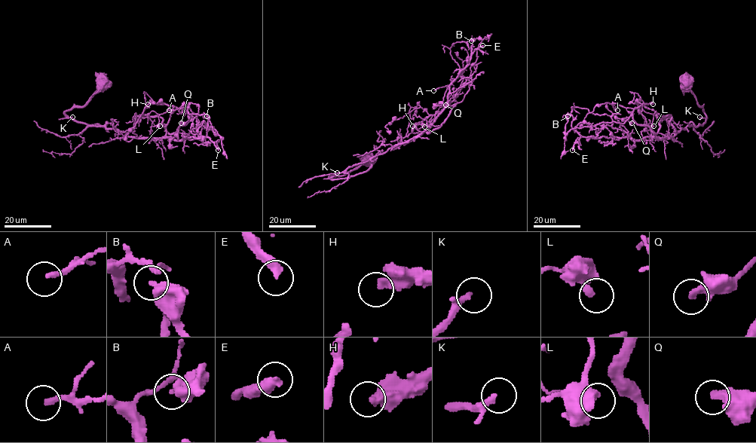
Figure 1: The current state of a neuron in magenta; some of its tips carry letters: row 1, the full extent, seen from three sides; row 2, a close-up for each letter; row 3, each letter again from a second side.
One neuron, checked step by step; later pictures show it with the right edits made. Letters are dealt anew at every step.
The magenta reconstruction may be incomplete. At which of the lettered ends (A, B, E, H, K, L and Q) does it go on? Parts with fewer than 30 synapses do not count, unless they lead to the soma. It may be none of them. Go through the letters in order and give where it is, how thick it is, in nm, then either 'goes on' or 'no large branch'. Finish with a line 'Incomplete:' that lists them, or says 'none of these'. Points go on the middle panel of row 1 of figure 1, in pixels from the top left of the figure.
A: at (433, 90); 200 nm thick; no large branch
B: at (471, 41); 360 nm thick; no large branch
E: at (482, 45); 340 nm thick; no large branch
H: at (412, 126); 420 nm thick; goes on
K: at (337, 172); 160 nm thick; no large branch
L: at (424, 126); 340 nm thick; no large branch
Q: at (445, 105); 320 nm thick; no large branch
Incomplete: H

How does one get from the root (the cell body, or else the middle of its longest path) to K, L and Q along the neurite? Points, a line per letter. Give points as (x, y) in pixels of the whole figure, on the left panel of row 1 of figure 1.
K: (102, 84), (102, 87), (84, 105), (71, 107), (65, 112), (65, 117), (72, 117)
L: (102, 84), (84, 105), (65, 113), (154, 140), (151, 127), (160, 126)
Q: (102, 84), (84, 105), (65, 113), (127, 132), (136, 117), (176, 107), (192, 116), (181, 123)

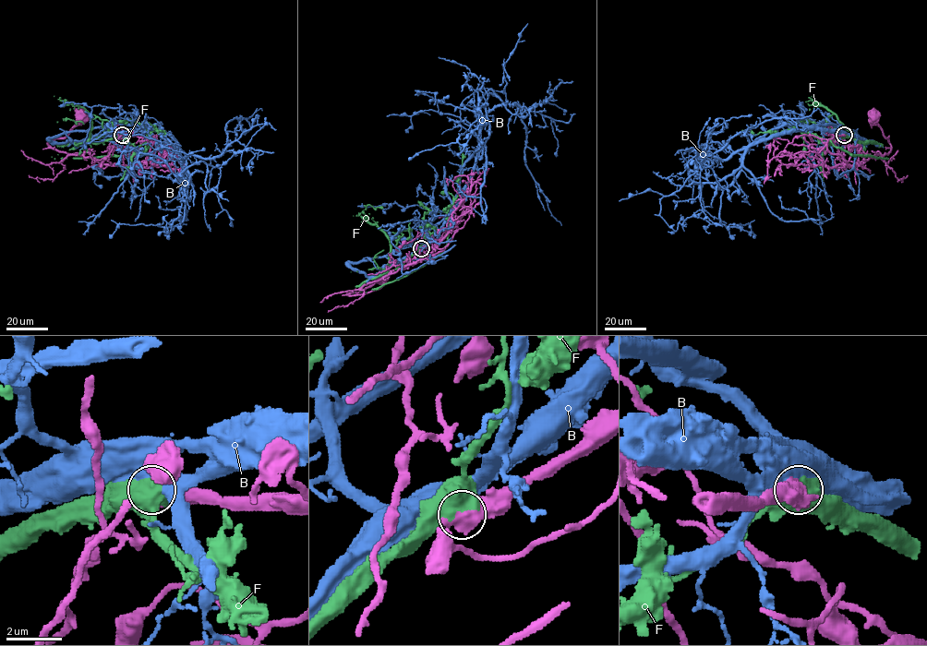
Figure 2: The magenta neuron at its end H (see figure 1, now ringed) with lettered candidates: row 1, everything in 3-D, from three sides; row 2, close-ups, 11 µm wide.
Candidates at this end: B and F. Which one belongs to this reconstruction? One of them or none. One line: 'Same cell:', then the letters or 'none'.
Same cell: none

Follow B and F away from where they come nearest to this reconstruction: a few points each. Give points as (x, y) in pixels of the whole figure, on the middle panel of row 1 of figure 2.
B: (421, 247), (448, 217), (462, 167), (481, 146), (478, 101), (489, 89), (505, 105), (503, 66), (527, 23)
F: (421, 248), (425, 239), (436, 229), (448, 234), (447, 245), (422, 266), (378, 288), (354, 293)

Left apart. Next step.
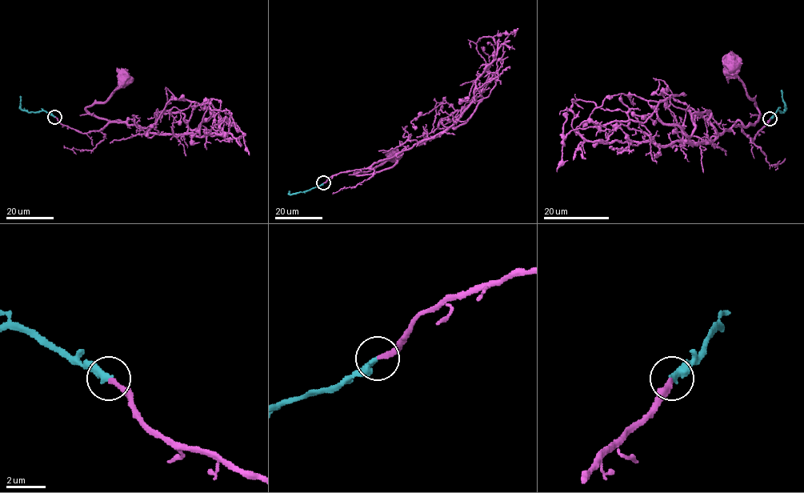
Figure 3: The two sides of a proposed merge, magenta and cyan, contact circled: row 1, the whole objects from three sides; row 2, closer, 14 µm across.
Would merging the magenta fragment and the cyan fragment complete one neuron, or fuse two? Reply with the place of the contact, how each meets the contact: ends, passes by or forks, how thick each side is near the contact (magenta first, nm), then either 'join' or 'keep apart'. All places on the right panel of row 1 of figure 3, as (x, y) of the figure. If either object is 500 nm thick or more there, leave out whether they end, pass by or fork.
place (770, 118); magenta ends; cyan ends; calibres 260 and 360 nm; join

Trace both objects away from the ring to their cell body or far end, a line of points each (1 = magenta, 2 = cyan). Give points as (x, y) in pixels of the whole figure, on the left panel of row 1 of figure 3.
1: (54, 117), (82, 133), (99, 131), (127, 118), (125, 122), (97, 118), (86, 109), (103, 103), (122, 79)
2: (54, 117), (45, 111), (24, 111), (21, 108), (20, 96)

